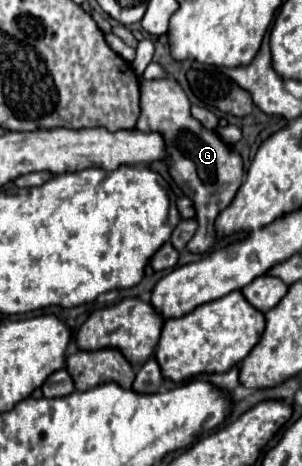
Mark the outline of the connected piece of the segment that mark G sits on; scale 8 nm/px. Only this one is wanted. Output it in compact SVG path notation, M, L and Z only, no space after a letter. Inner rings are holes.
M140 78L142 94L142 114L136 122L140 132L158 132L166 146L166 164L174 184L192 200L196 208L198 230L188 242L188 250L194 254L206 252L214 240L214 220L216 216L234 200L244 174L244 164L236 148L224 142L216 132L204 128L200 120L190 114L190 100L174 78L144 80Z

